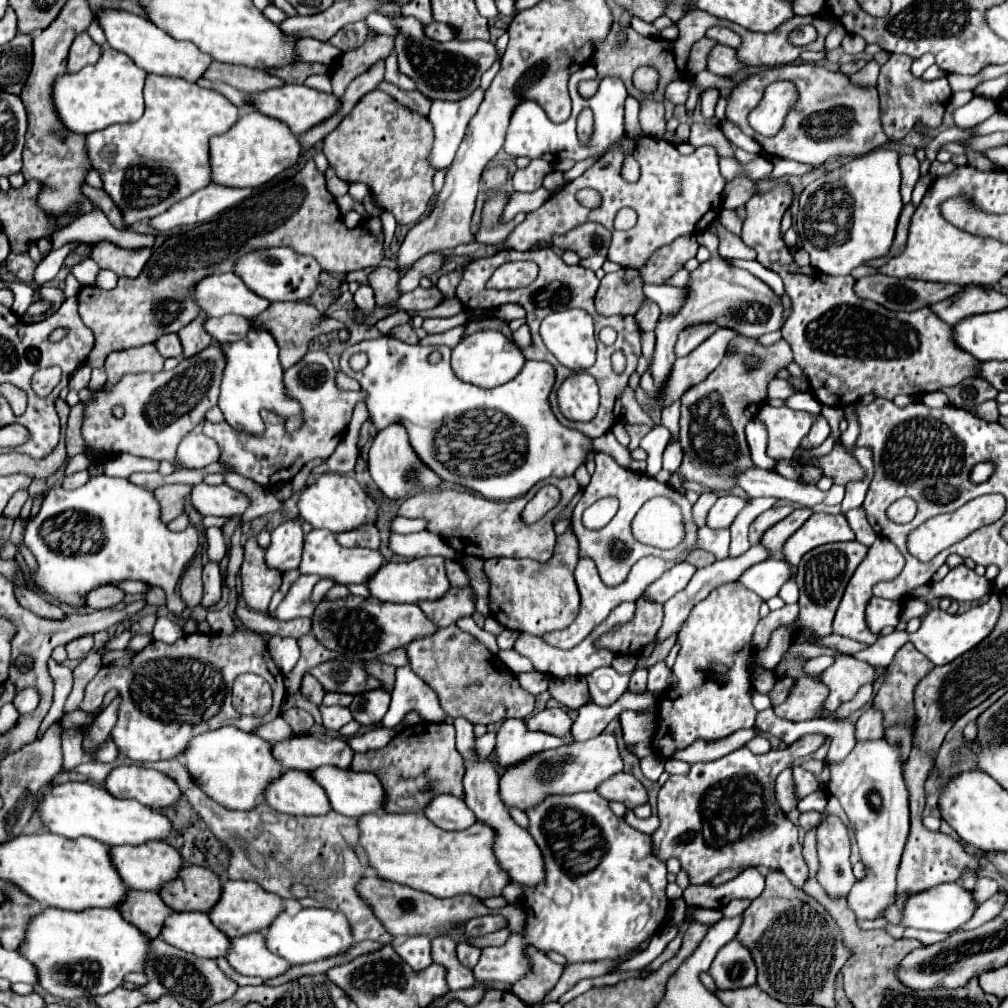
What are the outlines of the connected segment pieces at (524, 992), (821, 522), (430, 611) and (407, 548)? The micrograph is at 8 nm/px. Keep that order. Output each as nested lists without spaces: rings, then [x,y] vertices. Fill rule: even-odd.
[[[532,952],[532,964],[534,964],[534,970],[528,978],[522,978],[518,980],[514,986],[512,986],[512,992],[528,1006],[536,1006],[544,1000],[544,996],[554,988],[554,984],[558,982],[560,974],[562,974],[562,968],[564,966],[558,966],[547,956],[536,958],[538,954]],[[554,968],[554,970],[550,970]]]
[[[812,514],[808,522],[788,538],[786,552],[792,552],[792,560],[796,560],[800,558],[798,552],[808,552],[808,548],[842,540],[854,540],[854,530],[850,528],[844,514]]]
[[[450,588],[444,598],[418,602],[418,606],[436,626],[450,626],[458,618],[472,616],[474,612],[472,590],[462,590],[462,588]]]
[[[416,532],[416,534],[392,534],[388,538],[388,548],[396,556],[404,558],[422,558],[425,556],[442,556],[454,559],[459,553],[451,546],[448,546],[440,536],[432,532]]]

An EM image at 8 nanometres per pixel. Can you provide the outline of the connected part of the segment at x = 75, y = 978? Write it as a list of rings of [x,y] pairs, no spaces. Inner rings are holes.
[[[44,908],[40,914],[30,918],[18,952],[32,962],[38,972],[38,984],[48,994],[62,1000],[74,1000],[108,994],[122,984],[124,974],[142,972],[146,962],[146,942],[148,938],[136,926],[130,926],[130,922],[120,918],[120,912],[114,908],[86,908],[80,912]]]

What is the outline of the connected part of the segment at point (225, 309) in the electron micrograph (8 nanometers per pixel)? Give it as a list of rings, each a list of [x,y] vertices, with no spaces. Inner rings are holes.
[[[232,272],[210,274],[194,284],[192,298],[198,308],[208,316],[226,316],[236,314],[244,318],[258,316],[270,306],[266,298],[258,298],[252,290],[246,290],[244,282]]]

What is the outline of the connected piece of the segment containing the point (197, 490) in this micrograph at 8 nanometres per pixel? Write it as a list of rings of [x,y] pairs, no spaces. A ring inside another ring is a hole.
[[[200,482],[192,486],[190,504],[200,516],[236,516],[248,508],[250,500],[224,484],[208,486]]]

